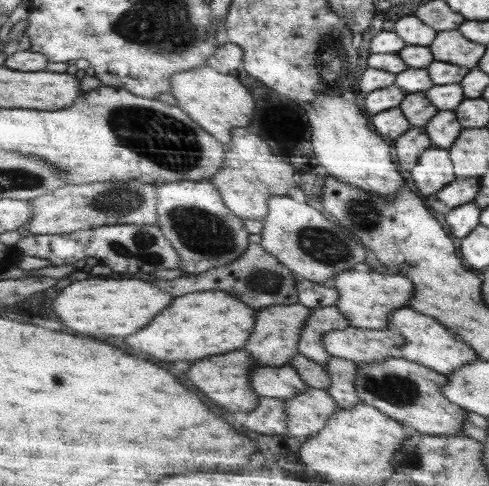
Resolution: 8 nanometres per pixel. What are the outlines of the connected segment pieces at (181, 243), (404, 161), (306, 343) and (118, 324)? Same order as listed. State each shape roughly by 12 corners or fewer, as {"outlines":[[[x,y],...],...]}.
{"outlines":[[[211,181],[156,186],[158,225],[200,274],[248,251],[246,219]],[[425,126],[410,127],[393,139],[404,170],[416,167],[431,147]],[[335,306],[311,311],[300,355],[322,365],[332,357],[324,335],[351,325]],[[140,278],[64,287],[51,308],[65,328],[130,337],[176,296]]]}

